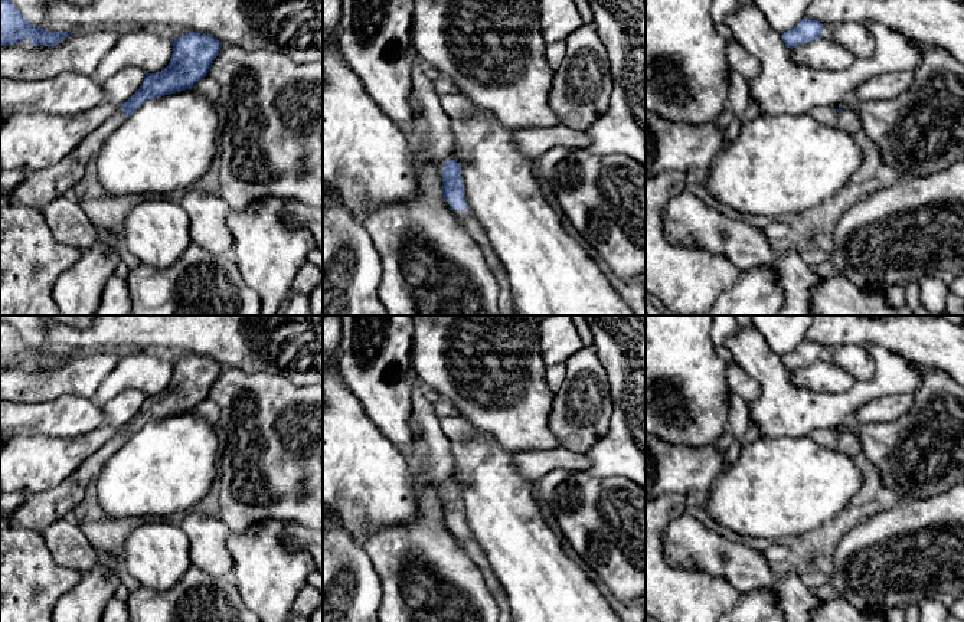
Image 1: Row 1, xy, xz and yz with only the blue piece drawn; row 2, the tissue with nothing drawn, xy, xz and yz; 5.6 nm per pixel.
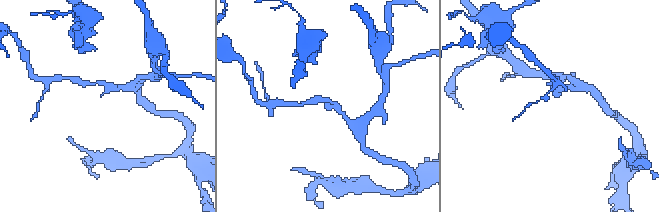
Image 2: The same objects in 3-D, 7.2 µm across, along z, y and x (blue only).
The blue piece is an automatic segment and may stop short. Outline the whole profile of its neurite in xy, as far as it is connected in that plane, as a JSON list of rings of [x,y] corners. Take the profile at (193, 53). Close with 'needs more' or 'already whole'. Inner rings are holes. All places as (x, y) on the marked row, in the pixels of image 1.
[[[193,30],[171,42],[170,63],[161,72],[146,73],[140,89],[58,164],[29,173],[7,197],[10,204],[32,206],[43,212],[50,202],[75,187],[105,138],[137,108],[151,98],[192,89],[197,81],[207,76],[222,48],[213,36]]]; needs more

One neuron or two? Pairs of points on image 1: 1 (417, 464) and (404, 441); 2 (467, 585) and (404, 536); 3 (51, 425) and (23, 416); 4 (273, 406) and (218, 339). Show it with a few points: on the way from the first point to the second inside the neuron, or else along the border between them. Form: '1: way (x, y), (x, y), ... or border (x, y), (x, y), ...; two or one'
1: border (411, 418), (412, 451), (407, 457); two
2: way (451, 583), (420, 552); one
3: way (43, 419), (30, 419); one
4: border (222, 366), (234, 366), (245, 372), (278, 373); two

